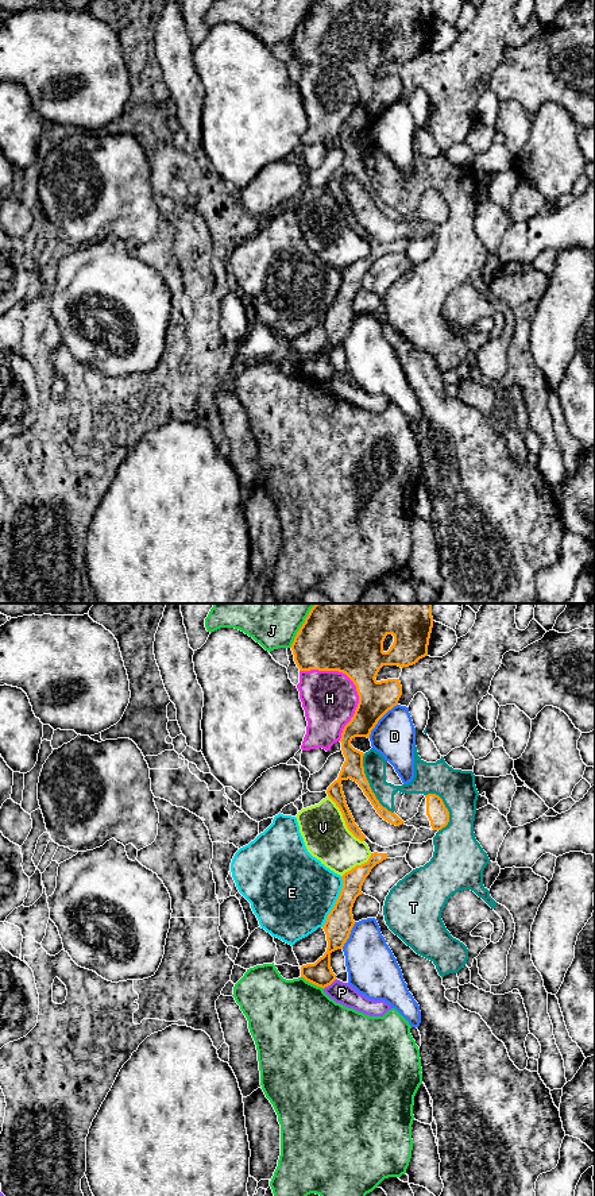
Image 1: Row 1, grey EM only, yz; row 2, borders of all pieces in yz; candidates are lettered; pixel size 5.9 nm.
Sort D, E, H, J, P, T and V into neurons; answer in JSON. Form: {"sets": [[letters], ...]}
{"sets": [["D"], ["E"], ["H"], ["J"], ["P"], ["T"], ["V"]]}

